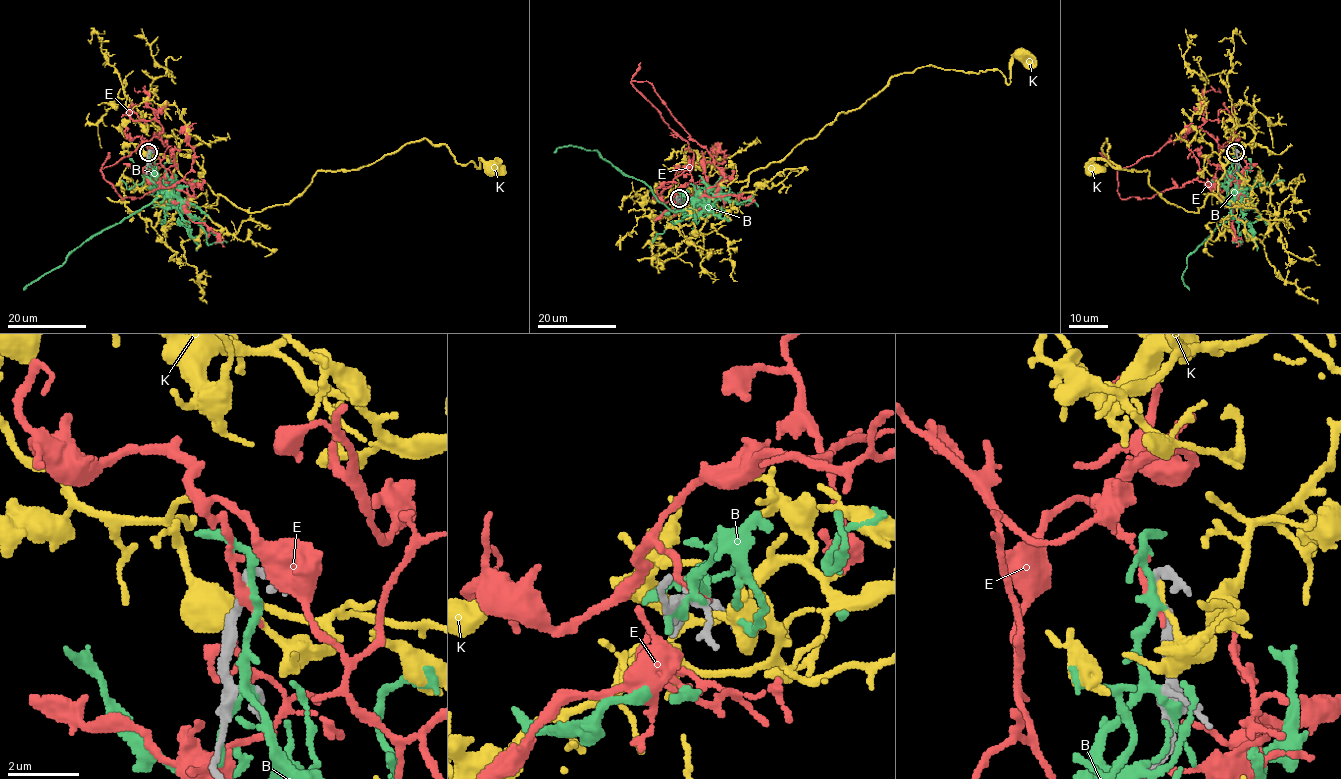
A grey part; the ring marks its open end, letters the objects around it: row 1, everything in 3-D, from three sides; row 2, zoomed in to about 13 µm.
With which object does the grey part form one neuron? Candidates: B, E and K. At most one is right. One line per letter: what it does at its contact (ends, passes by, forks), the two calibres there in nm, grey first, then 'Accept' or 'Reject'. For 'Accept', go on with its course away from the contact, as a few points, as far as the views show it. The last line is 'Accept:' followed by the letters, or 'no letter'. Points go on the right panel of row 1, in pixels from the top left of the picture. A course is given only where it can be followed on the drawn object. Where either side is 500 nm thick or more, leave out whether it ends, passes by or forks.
B: It forks there. Thickness 260 nm (grey) against 200 nm. Reject
E: It ends there. Thickness 240 nm (grey) against 280 nm. Accept. Its course: (1235, 152), (1222, 145), (1218, 195), (1193, 180), (1117, 192), (1117, 171), (1200, 127), (1218, 87)
K: It ends there. Thickness 260 nm (grey) against 140 nm. Reject
Accept: E

